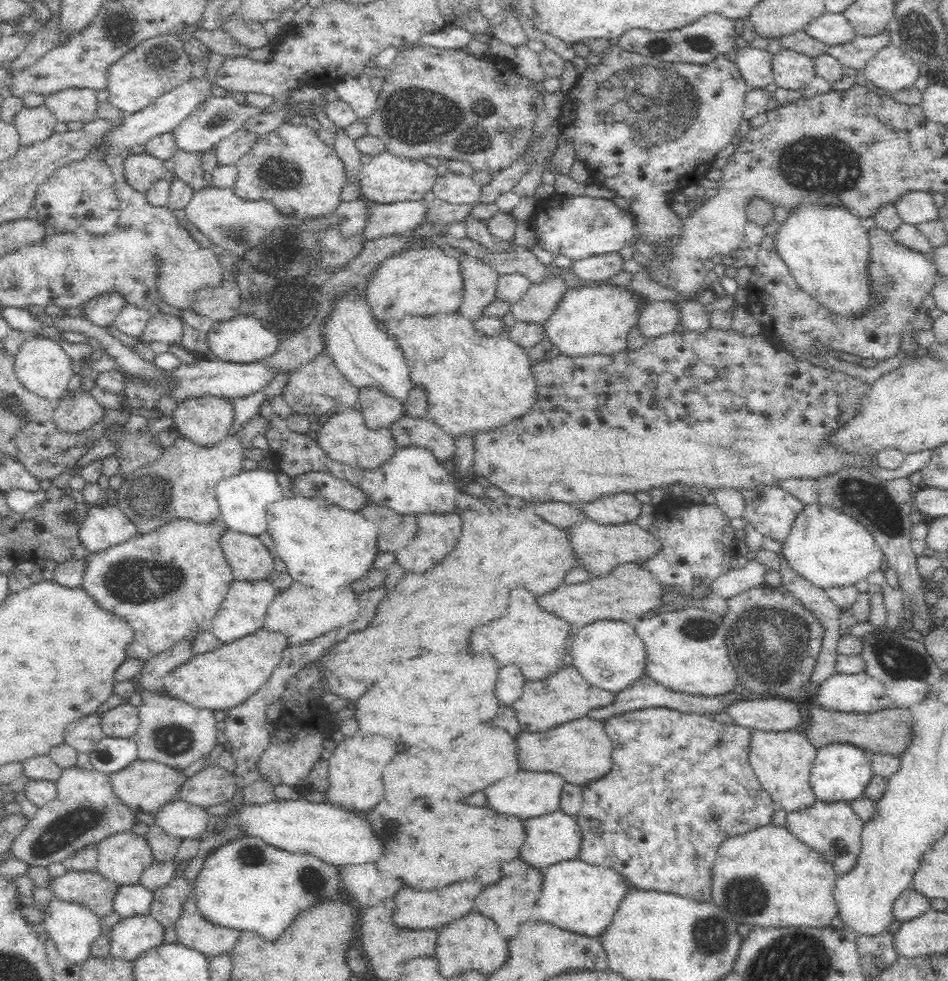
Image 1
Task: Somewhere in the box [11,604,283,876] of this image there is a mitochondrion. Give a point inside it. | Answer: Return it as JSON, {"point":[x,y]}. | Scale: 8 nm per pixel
{"point":[63,835]}

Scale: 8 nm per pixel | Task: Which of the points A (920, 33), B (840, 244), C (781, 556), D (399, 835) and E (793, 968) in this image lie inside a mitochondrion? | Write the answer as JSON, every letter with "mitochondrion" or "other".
{"A":"mitochondrion","B":"other","C":"other","D":"mitochondrion","E":"mitochondrion"}

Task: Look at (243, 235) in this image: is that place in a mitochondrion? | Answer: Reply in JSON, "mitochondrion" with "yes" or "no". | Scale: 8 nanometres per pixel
{"mitochondrion":"yes"}

